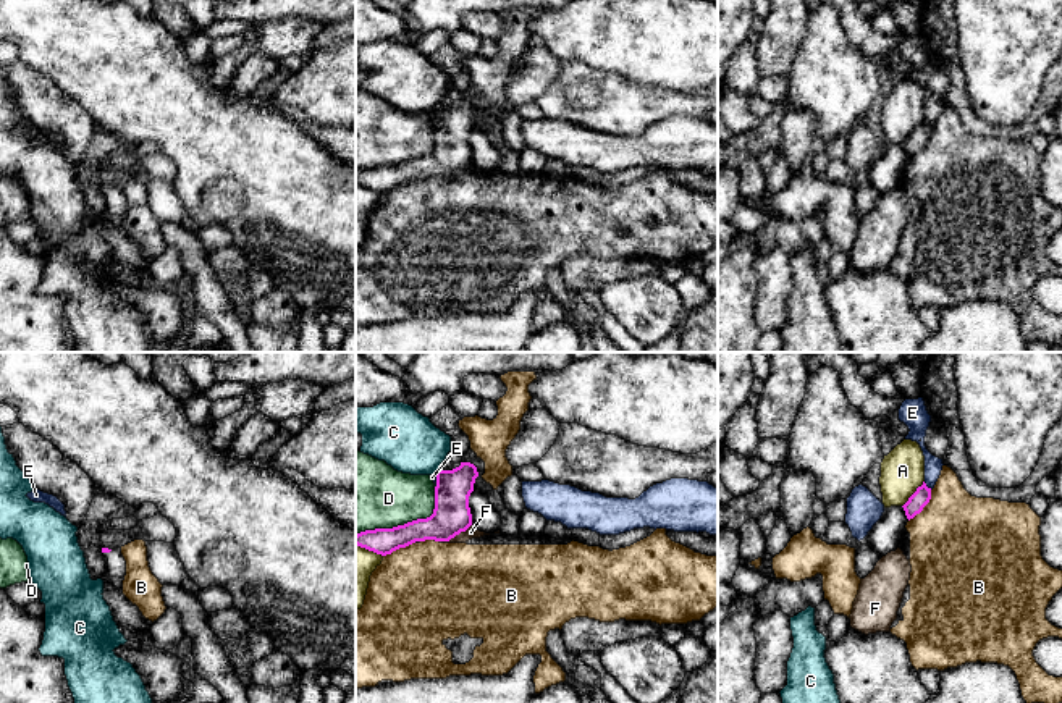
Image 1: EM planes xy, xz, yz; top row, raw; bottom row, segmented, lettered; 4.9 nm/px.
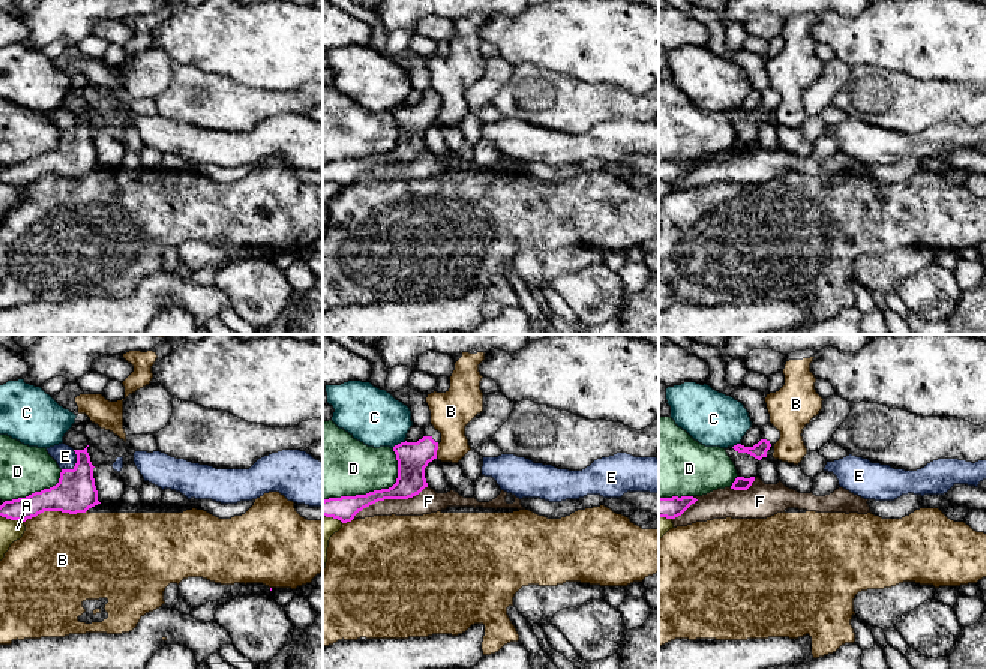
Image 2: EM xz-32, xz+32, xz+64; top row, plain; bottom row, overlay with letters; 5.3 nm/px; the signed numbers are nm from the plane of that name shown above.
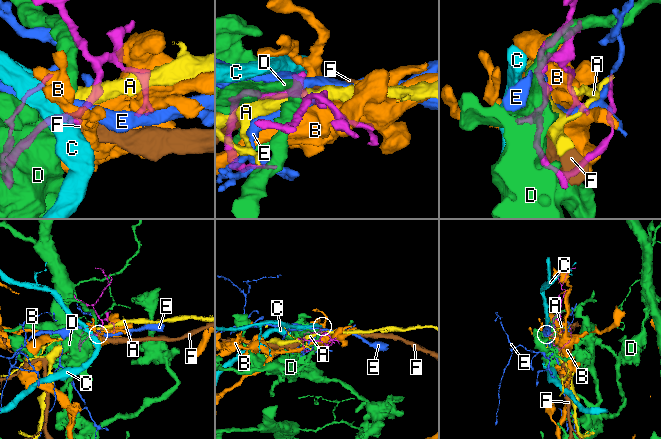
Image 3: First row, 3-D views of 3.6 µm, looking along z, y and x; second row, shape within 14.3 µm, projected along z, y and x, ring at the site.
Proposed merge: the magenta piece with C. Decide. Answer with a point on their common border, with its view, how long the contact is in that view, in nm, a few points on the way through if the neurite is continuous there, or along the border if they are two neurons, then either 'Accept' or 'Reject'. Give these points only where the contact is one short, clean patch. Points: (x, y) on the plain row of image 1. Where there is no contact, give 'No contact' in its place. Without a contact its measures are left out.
Touches magenta at xz (437, 110). Shared border 40 nm. Boundary: xz (438, 107), (435, 112). Reject

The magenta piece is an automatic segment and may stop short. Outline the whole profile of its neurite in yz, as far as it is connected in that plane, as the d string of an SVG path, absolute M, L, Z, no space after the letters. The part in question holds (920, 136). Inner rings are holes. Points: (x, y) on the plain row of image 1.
M923 120L923 123L918 124L917 129L902 144L907 157L910 158L917 152L920 152L923 145L929 141L929 137L931 137L931 126L928 126L926 121Z

